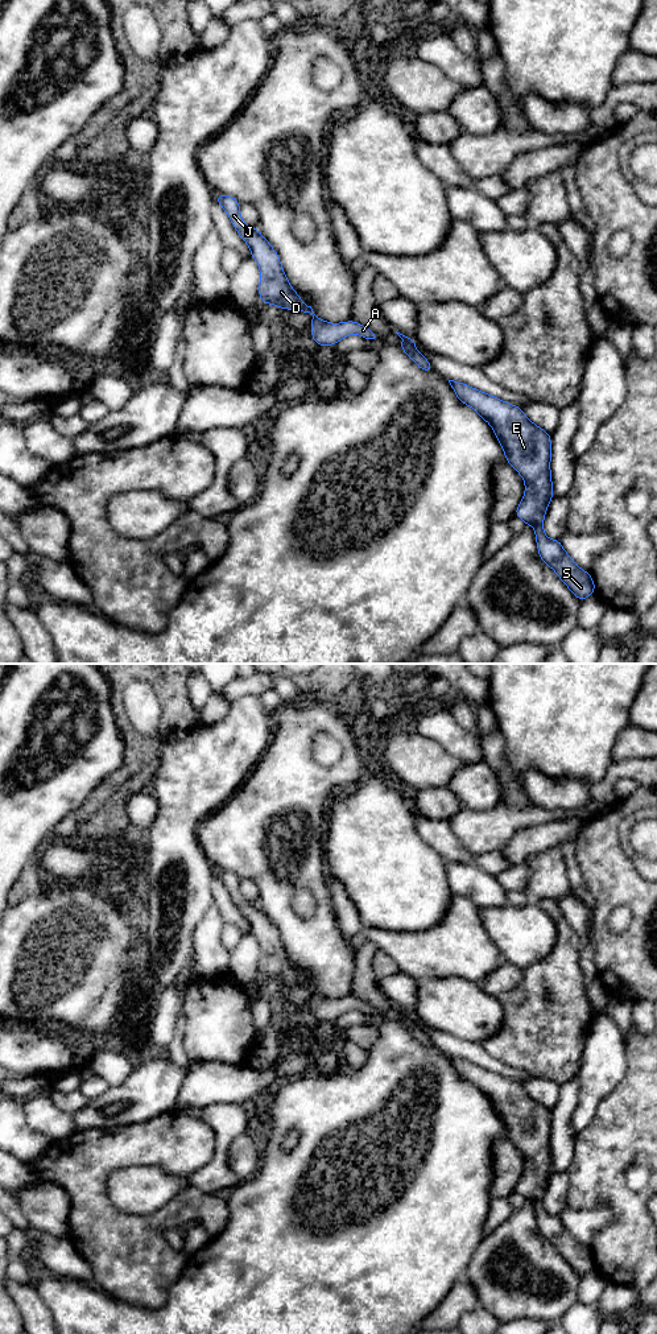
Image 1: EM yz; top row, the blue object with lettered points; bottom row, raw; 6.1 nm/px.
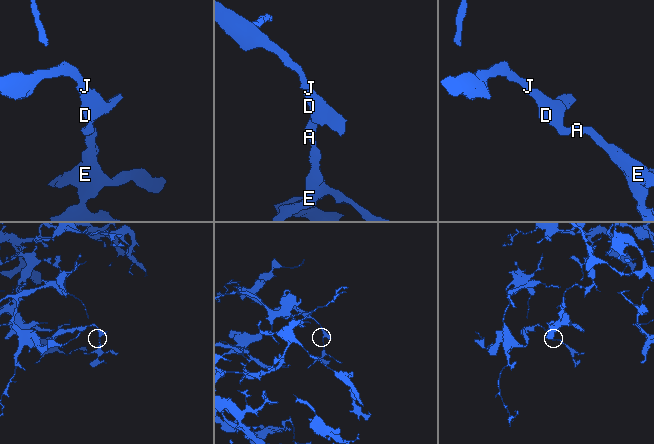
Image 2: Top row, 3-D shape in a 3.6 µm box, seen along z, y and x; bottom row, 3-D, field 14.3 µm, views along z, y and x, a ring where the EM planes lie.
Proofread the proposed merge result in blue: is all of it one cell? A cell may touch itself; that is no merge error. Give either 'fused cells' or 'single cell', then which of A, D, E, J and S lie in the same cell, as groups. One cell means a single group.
single cell; A D E J S

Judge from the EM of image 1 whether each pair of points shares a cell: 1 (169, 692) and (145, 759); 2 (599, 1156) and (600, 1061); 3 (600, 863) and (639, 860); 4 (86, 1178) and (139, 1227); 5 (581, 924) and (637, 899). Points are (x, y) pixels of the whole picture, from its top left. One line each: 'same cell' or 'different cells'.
1: same cell
2: different cells
3: different cells
4: same cell
5: different cells

